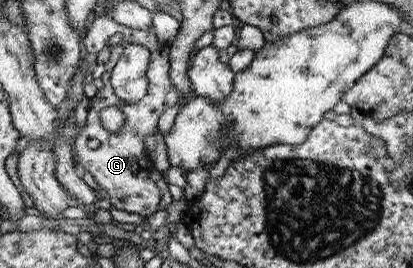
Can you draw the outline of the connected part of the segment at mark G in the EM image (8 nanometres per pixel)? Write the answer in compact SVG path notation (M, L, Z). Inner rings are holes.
M121 24L117 31L123 34L124 42L111 46L110 58L99 71L104 87L97 90L91 98L87 122L80 131L72 150L80 170L91 172L97 184L107 193L108 201L112 207L123 209L123 211L131 211L131 213L139 213L141 216L147 215L148 217L158 211L157 207L159 207L162 194L153 179L138 179L137 173L141 173L146 169L149 171L149 168L153 166L150 163L147 167L141 169L141 165L139 165L139 161L147 163L147 160L149 160L143 142L147 136L151 136L159 128L159 117L163 115L163 111L167 111L169 107L173 107L177 103L178 91L170 80L169 42L157 39L152 27L149 29L131 29ZM133 43L146 47L150 53L149 67L146 73L148 90L143 99L140 99L137 103L128 104L112 96L110 74L113 66L121 57L124 46ZM109 106L117 106L126 117L125 126L115 134L107 132L107 129L101 126L99 119L100 111Z

